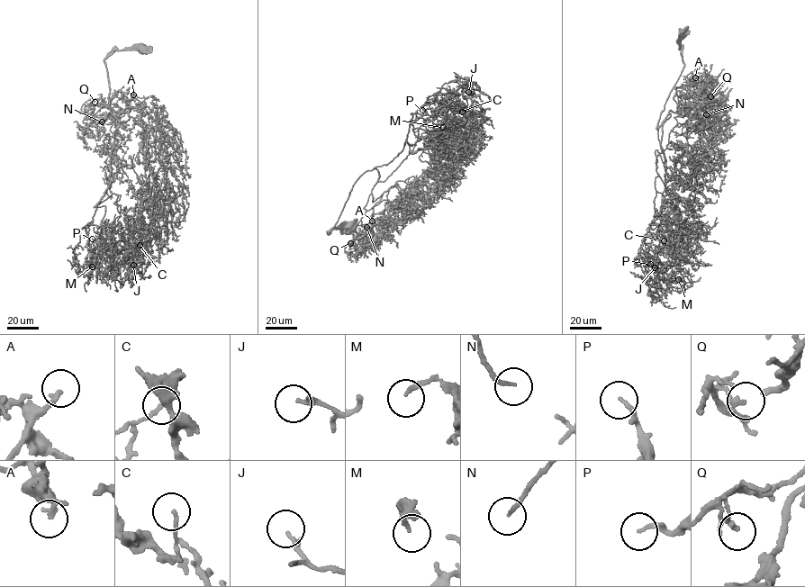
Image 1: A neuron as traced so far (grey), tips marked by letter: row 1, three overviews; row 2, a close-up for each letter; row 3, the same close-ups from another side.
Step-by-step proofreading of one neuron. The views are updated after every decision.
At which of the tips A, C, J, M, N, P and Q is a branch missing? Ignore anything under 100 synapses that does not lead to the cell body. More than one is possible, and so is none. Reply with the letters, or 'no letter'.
A, N

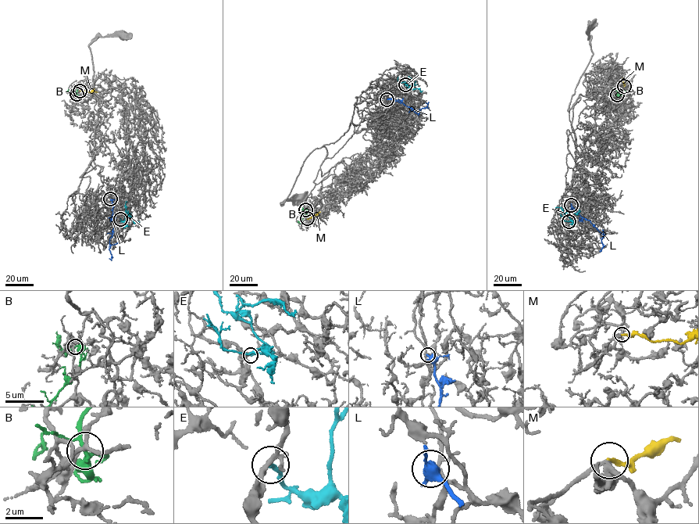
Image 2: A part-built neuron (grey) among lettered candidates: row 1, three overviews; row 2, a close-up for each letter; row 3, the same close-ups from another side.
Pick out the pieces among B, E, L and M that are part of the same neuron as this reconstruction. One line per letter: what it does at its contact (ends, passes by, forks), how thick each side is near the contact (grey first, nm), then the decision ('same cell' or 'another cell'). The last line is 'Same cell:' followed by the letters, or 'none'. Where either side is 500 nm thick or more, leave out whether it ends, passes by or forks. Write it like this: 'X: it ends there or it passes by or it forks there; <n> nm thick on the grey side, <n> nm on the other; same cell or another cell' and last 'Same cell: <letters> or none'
B: it forks there; 170 nm thick on the grey side, 240 nm on the other; another cell
E: it ends there; 160 nm thick on the grey side, 190 nm on the other; same cell
L: it ends there; 140 nm thick on the grey side, 480 nm on the other; another cell
M: it ends there; 200 nm thick on the grey side, 200 nm on the other; another cell
Same cell: E

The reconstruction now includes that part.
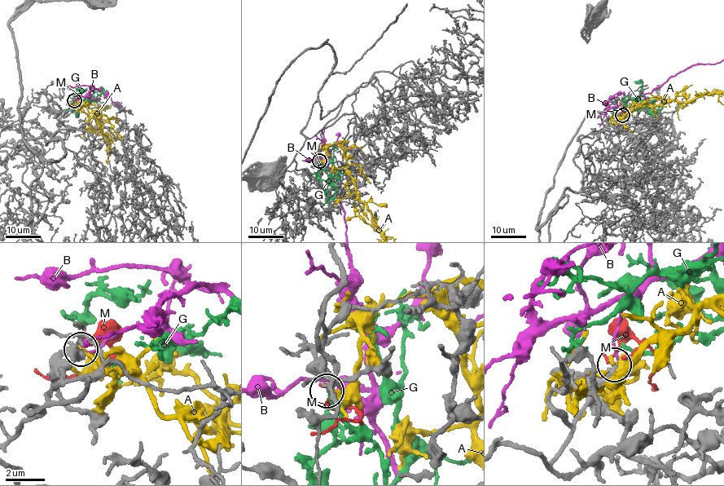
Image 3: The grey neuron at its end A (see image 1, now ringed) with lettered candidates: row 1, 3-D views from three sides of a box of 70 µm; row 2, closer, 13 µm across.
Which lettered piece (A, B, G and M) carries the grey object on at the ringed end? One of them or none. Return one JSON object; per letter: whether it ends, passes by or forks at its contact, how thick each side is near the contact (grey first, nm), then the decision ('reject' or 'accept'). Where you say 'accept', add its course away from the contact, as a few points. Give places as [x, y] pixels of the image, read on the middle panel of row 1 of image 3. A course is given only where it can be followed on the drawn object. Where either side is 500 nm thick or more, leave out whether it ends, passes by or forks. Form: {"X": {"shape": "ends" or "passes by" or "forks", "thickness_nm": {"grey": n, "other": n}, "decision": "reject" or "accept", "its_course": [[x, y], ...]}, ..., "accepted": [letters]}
{"A": {"shape": "ends", "thickness_nm": {"grey": 200, "other": 190}, "decision": "reject"}, "B": {"shape": "ends", "thickness_nm": {"grey": 200, "other": 100}, "decision": "reject"}, "G": {"shape": "ends", "thickness_nm": {"grey": 200, "other": 200}, "decision": "accept", "its_course": [[320, 161], [328, 169], [331, 183], [326, 180], [333, 175], [333, 146], [337, 144]]}, "M": {"shape": "ends", "thickness_nm": {"grey": 220, "other": 170}, "decision": "reject"}, "accepted": ["G"]}

